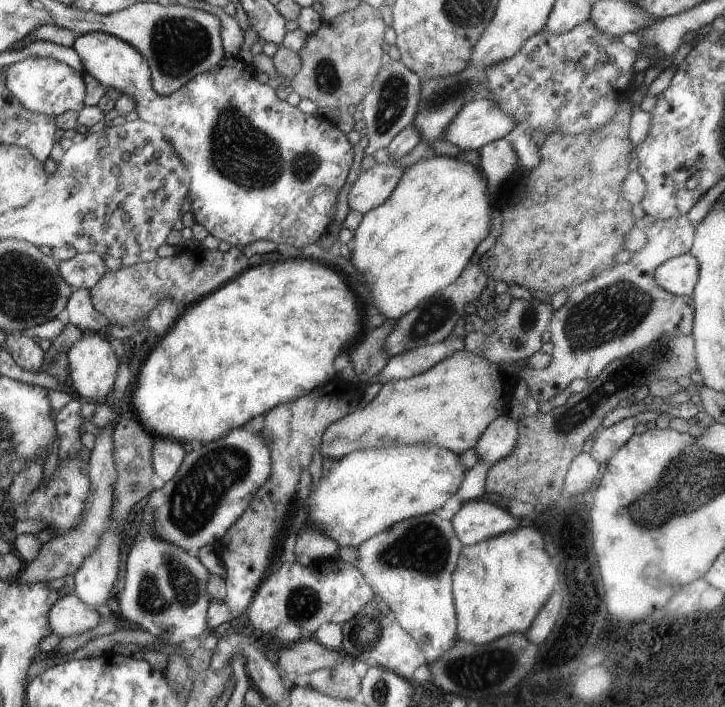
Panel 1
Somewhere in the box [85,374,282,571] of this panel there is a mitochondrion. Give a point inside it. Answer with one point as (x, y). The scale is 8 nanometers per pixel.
(194, 501)

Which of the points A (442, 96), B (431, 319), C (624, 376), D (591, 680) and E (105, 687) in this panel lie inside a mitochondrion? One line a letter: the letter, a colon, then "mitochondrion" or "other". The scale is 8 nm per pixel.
A: mitochondrion
B: mitochondrion
C: mitochondrion
D: mitochondrion
E: other

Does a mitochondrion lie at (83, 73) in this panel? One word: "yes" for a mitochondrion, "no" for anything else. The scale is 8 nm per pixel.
no

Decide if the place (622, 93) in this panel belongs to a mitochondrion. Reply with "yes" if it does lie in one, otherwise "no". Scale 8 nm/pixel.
no

